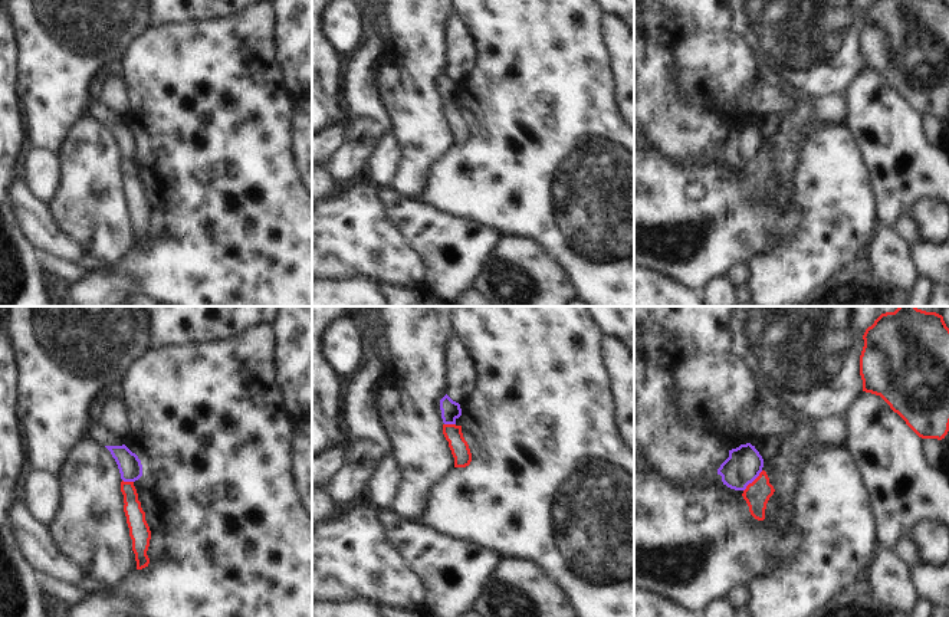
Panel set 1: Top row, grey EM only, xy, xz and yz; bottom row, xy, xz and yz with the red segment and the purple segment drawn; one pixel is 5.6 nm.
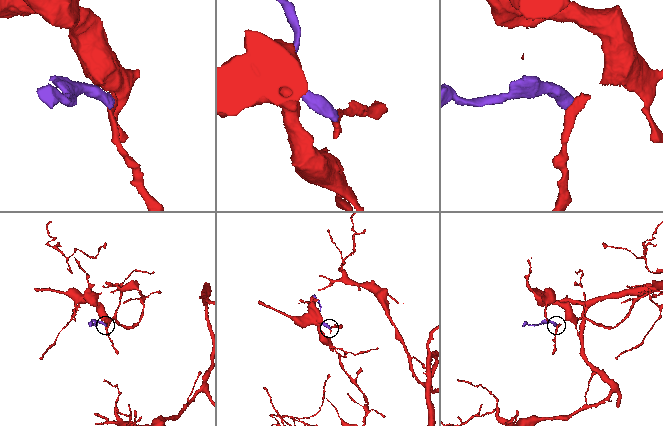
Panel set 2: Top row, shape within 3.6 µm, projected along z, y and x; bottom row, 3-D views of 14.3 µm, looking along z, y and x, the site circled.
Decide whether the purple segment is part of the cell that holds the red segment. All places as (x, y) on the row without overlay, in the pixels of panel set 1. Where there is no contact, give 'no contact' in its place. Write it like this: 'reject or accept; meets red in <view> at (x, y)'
reject; meets red in yz at (754, 158)

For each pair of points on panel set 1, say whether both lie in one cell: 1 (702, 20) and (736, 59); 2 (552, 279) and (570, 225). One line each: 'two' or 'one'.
1: two
2: two

